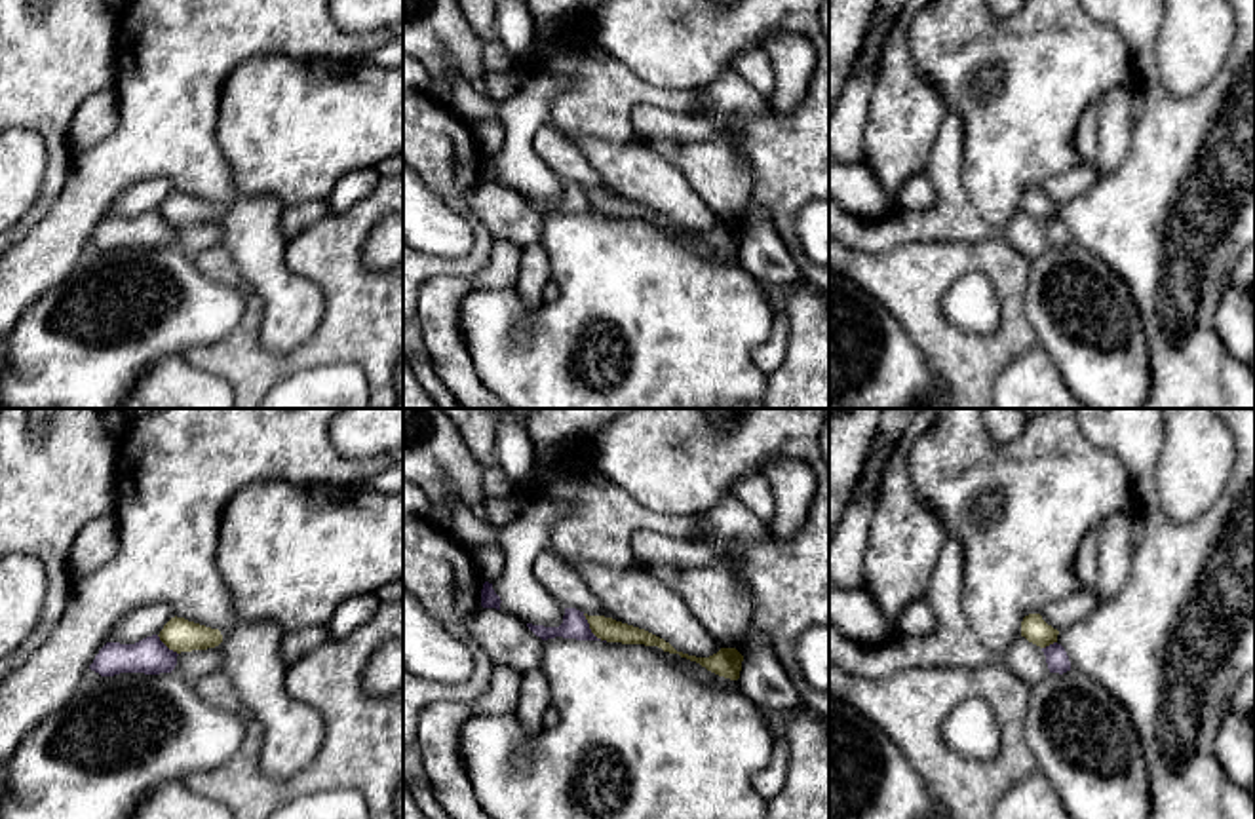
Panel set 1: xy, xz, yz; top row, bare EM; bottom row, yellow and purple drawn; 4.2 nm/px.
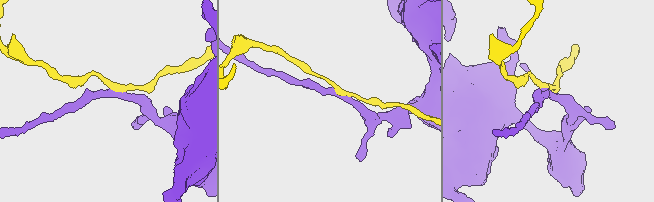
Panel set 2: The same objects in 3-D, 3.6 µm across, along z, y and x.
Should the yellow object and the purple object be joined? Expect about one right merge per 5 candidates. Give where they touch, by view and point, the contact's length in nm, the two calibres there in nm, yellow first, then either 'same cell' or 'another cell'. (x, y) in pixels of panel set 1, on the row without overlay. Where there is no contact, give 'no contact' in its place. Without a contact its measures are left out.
contact xz (592, 206); length 160 nm; calibres 100 and 110 nm; another cell

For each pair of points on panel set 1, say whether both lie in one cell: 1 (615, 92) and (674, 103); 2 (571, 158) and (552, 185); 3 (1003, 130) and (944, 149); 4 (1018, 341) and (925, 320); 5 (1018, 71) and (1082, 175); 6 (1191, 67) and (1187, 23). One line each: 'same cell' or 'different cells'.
1: same cell
2: different cells
3: different cells
4: same cell
5: different cells
6: same cell

